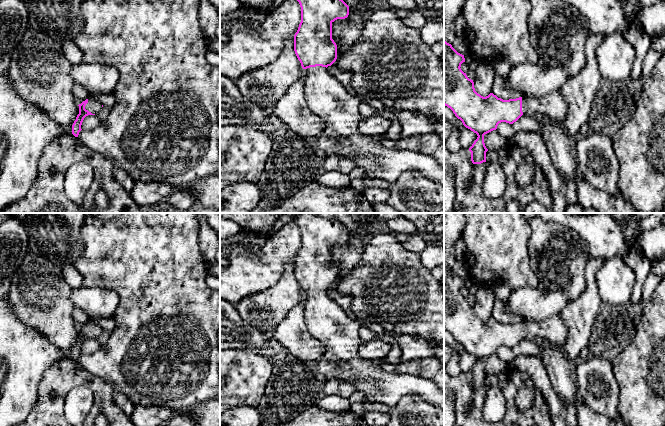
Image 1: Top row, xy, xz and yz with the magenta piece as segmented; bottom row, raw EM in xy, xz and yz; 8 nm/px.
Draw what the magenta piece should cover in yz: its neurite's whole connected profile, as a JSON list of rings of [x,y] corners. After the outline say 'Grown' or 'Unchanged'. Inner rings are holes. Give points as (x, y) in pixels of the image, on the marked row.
[[[444,39],[444,105],[450,108],[455,116],[460,119],[463,125],[477,134],[477,139],[474,141],[472,146],[469,148],[471,152],[471,161],[473,164],[481,164],[486,162],[486,152],[488,149],[484,143],[484,135],[497,129],[497,126],[501,122],[513,124],[522,115],[531,115],[534,117],[548,118],[552,121],[563,123],[567,113],[567,103],[562,96],[561,90],[556,90],[548,93],[542,97],[535,96],[522,96],[516,99],[503,100],[498,98],[493,93],[483,97],[475,91],[473,80],[469,79],[461,70],[461,64],[465,62],[464,55],[458,53],[451,44],[447,43]]]. Grown

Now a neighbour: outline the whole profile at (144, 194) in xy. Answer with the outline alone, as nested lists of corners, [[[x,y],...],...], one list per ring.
[[[137,181],[134,183],[131,196],[139,206],[152,206],[159,204],[161,200],[168,197],[173,190],[174,188],[166,183],[144,183]]]

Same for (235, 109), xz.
[[[220,75],[220,125],[251,124],[271,128],[277,123],[268,110],[244,97],[234,80]]]

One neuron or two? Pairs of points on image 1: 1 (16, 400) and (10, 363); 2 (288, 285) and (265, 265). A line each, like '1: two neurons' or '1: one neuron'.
1: one neuron
2: two neurons

